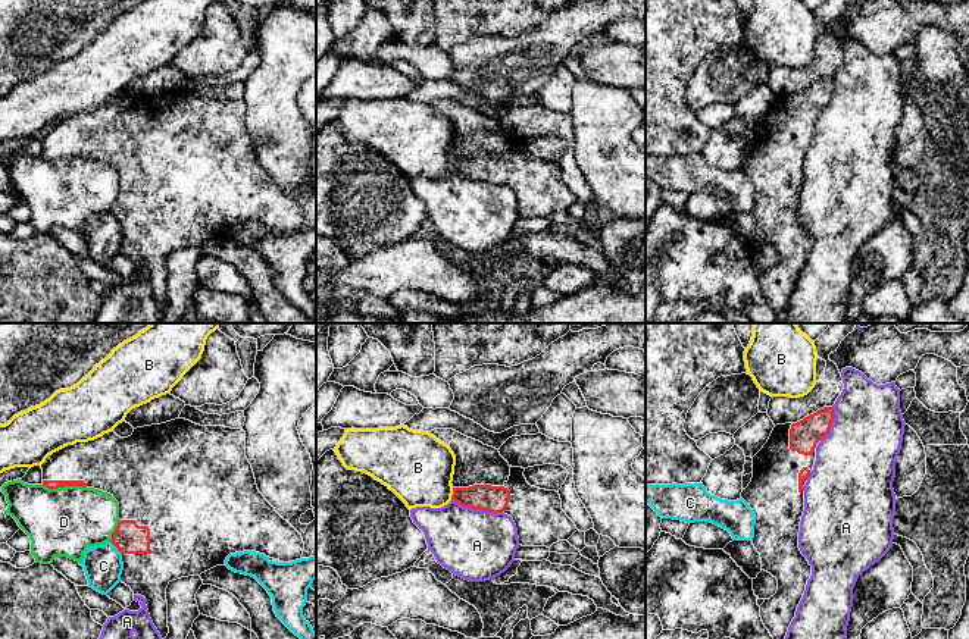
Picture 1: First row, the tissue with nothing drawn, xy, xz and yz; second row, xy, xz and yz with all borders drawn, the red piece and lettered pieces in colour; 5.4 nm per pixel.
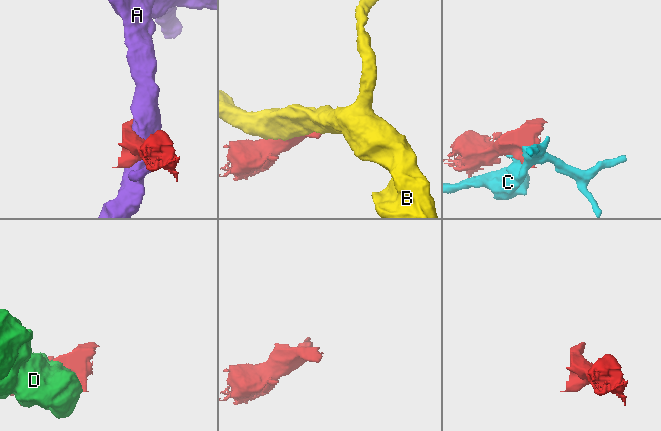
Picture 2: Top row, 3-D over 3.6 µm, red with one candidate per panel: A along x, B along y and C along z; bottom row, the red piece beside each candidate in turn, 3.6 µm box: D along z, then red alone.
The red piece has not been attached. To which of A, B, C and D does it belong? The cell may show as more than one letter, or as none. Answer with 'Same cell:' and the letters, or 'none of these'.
Same cell: none of these

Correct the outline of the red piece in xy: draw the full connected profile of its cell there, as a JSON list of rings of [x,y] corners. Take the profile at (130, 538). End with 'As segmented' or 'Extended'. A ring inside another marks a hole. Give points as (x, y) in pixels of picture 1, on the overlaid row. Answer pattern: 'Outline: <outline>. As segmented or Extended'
Outline: [[[185,419],[134,429],[128,438],[113,430],[103,436],[68,445],[41,464],[43,485],[49,489],[65,486],[94,488],[110,494],[119,502],[119,523],[110,542],[122,554],[121,582],[134,595],[146,598],[150,618],[165,639],[168,627],[166,588],[172,580],[200,576],[225,566],[229,554],[256,551],[269,558],[291,563],[304,551],[301,535],[284,520],[259,492],[251,464],[246,457],[246,432],[225,426],[200,426]]]. Extended

